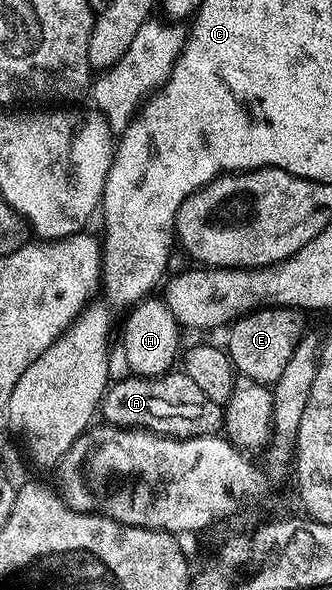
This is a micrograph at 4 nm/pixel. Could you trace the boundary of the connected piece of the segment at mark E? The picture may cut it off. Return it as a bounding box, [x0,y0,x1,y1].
[227,307,307,385]

